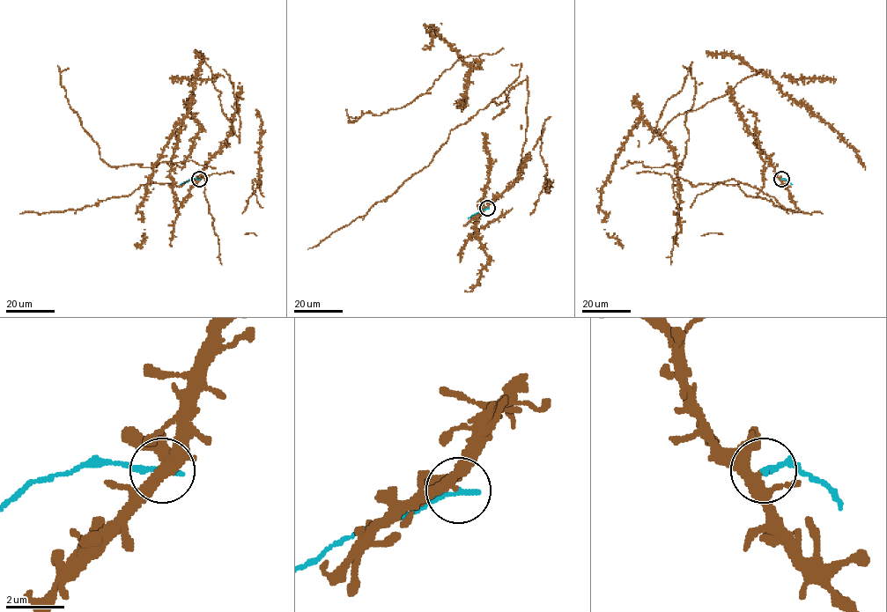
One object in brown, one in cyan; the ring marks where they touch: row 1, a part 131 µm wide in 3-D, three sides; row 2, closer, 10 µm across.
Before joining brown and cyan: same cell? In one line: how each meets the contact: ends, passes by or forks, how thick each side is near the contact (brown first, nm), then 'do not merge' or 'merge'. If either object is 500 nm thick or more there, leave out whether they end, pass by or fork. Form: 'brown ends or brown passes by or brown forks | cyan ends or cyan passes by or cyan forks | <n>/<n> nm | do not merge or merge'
brown passes by | cyan ends | 300/240 nm | do not merge

